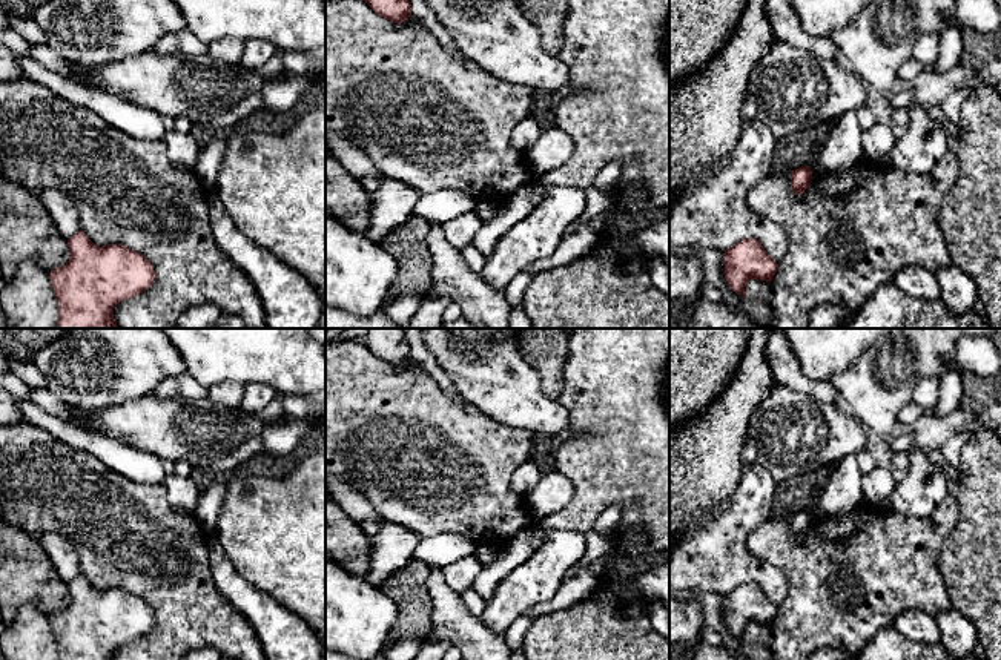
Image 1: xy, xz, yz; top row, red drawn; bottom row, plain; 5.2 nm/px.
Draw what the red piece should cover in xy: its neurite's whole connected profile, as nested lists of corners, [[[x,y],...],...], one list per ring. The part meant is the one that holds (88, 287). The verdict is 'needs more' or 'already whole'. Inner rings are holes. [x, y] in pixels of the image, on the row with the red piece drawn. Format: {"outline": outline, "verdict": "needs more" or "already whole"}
{"outline": [[[83,230],[68,246],[69,261],[49,272],[60,313],[55,328],[118,328],[114,309],[154,284],[154,266],[126,246],[100,247]]], "verdict": "already whole"}

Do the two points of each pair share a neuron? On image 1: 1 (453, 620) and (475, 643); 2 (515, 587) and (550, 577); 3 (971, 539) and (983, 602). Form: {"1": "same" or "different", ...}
{"1": "same", "2": "same", "3": "same"}

